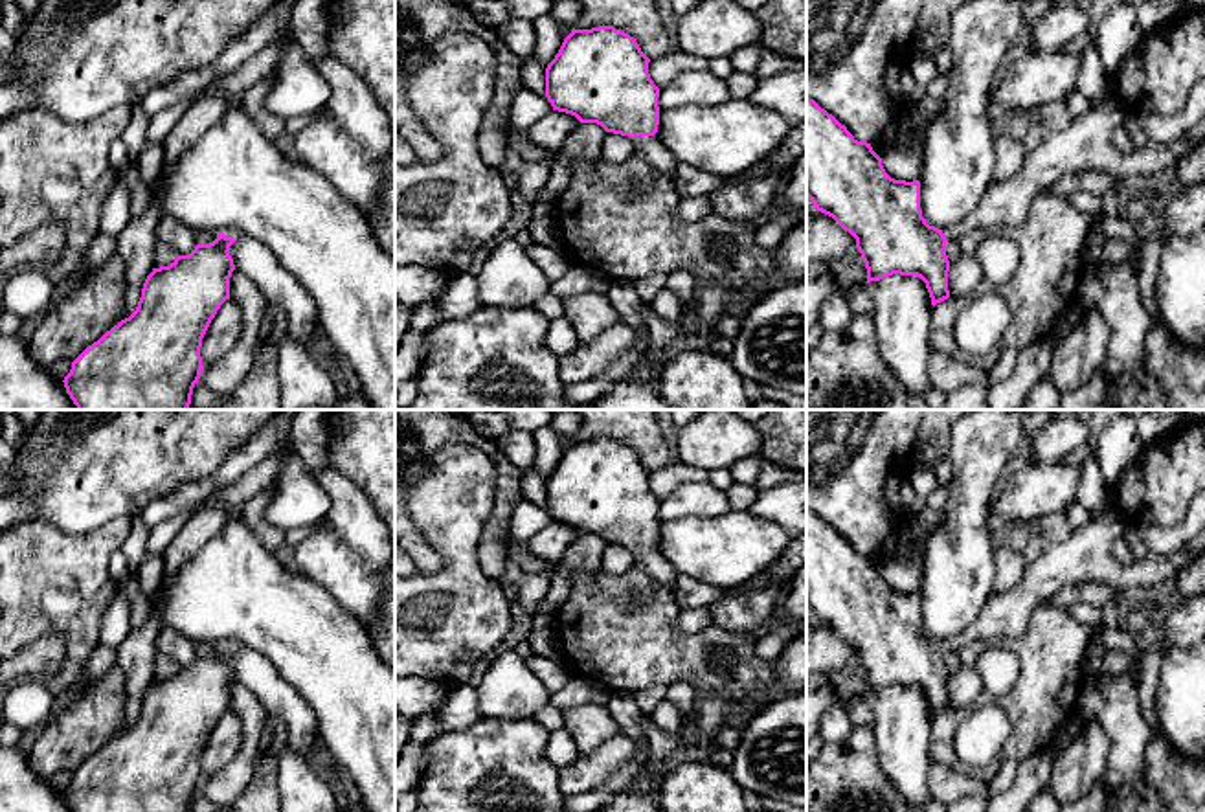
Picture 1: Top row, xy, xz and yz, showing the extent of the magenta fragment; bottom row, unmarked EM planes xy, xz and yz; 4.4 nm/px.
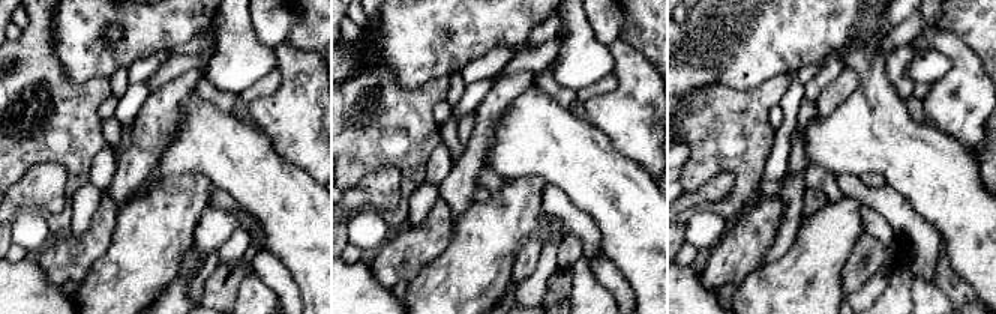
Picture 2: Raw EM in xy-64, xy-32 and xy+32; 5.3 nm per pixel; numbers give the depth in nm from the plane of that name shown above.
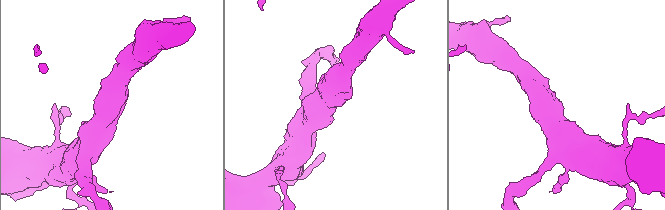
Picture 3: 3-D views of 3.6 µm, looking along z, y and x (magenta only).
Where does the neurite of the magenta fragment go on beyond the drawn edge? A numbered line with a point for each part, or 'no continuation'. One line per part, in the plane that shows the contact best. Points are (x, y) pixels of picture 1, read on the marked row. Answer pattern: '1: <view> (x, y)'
1: xz (649, 147)

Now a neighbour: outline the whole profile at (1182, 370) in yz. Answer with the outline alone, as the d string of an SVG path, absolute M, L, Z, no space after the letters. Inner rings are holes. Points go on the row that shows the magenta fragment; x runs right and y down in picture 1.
M1154 323L1143 340L1143 366L1163 384L1170 410L1205 410L1205 351L1185 347Z

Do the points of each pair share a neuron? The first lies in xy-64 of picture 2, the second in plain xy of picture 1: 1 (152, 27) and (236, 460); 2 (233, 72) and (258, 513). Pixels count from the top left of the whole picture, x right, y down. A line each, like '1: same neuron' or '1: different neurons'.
1: different neurons
2: different neurons

